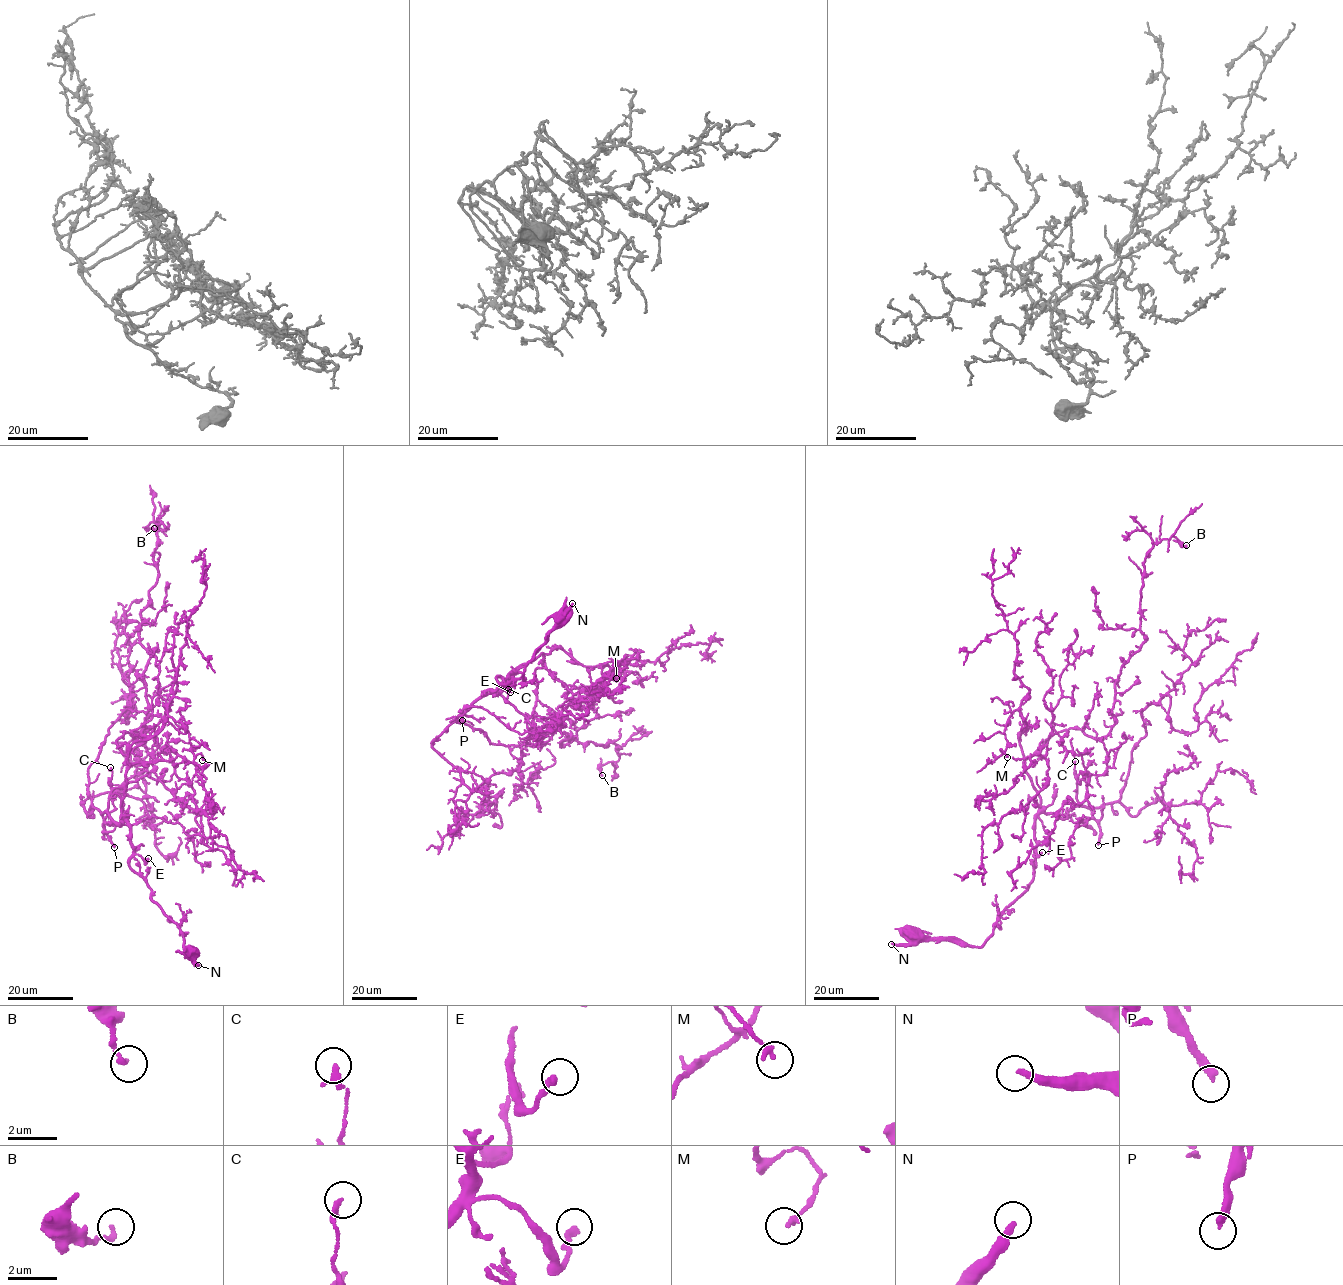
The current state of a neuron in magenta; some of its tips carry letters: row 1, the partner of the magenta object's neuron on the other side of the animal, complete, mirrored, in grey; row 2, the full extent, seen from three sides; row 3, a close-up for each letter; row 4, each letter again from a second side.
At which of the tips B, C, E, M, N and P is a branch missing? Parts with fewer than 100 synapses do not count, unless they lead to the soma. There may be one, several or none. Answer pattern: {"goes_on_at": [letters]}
{"goes_on_at": ["P"]}

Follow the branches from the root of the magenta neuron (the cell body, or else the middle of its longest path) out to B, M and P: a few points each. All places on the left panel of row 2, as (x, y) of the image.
B: (194, 953), (129, 867), (121, 813), (116, 743), (139, 737), (147, 710), (154, 528)
M: (194, 953), (185, 957), (180, 928), (129, 867), (121, 805), (128, 747), (168, 717), (202, 760)
P: (194, 953), (185, 957), (180, 928), (129, 867), (127, 822), (117, 825), (104, 811), (114, 847)

